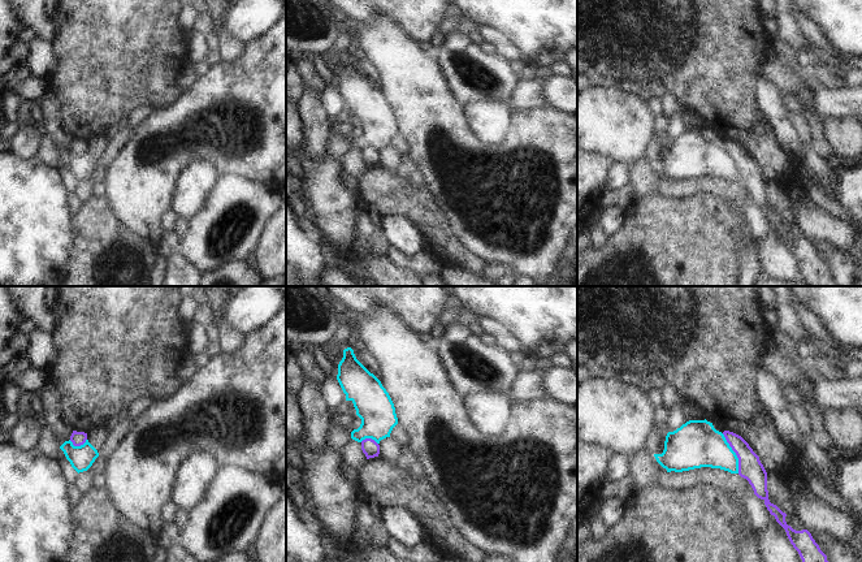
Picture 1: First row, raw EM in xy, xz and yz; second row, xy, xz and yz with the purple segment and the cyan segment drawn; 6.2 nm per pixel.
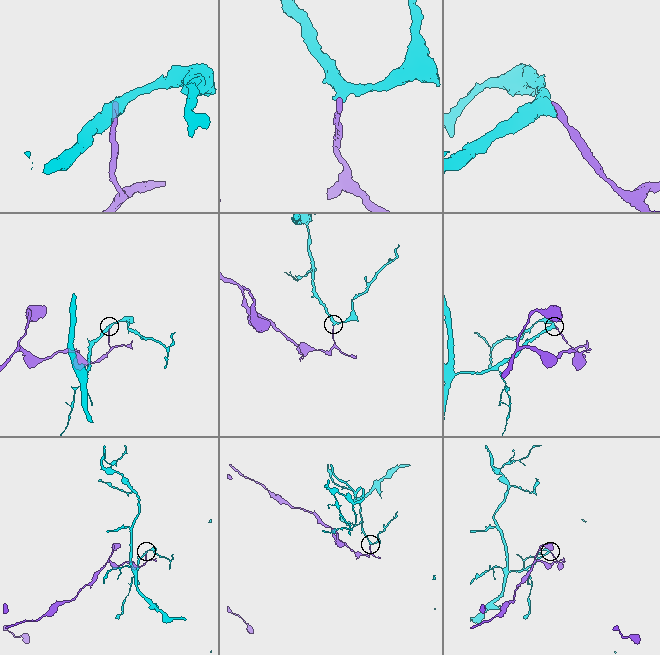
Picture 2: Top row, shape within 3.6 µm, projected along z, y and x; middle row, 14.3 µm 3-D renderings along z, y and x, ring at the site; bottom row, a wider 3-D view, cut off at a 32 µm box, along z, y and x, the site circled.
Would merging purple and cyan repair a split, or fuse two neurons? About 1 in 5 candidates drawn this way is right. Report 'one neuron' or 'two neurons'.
two neurons

